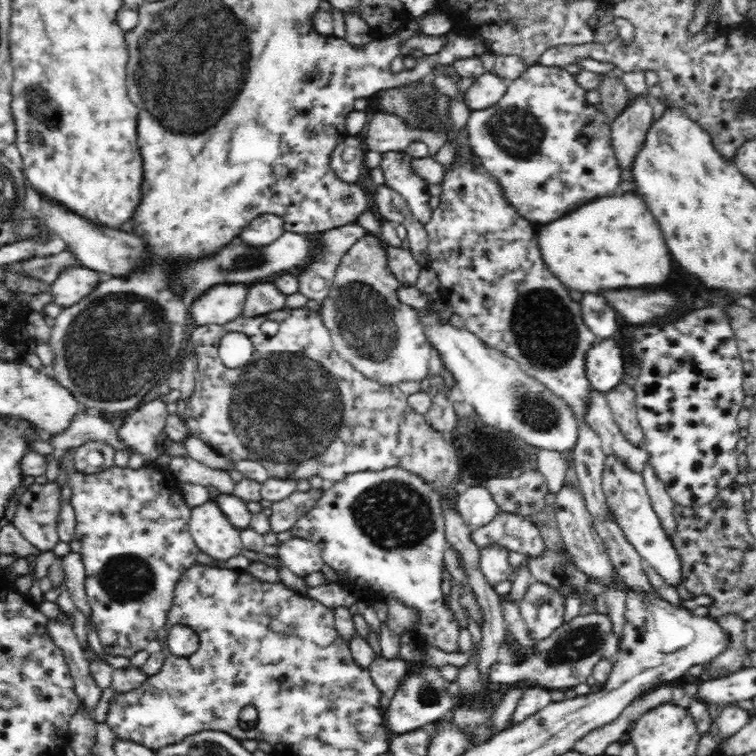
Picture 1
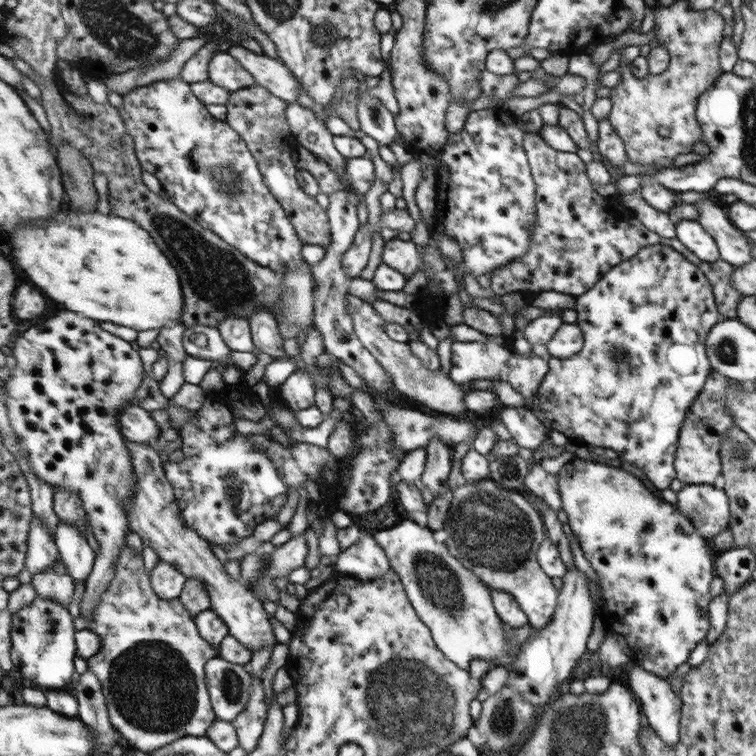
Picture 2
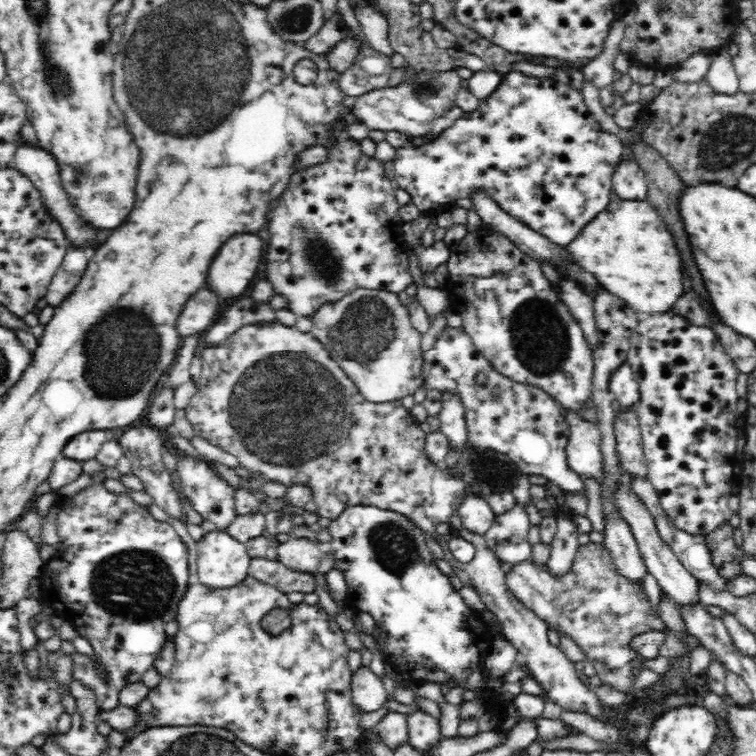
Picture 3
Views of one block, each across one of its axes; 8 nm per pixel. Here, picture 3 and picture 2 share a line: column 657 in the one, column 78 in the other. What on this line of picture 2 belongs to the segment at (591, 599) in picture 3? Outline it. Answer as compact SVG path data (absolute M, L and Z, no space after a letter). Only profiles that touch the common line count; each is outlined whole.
M124 544L116 563L115 578L102 594L102 601L94 607L92 621L84 615L76 619L78 630L92 630L104 638L100 654L87 659L88 668L102 680L109 720L134 748L150 754L182 737L202 737L217 720L206 682L208 660L219 654L219 649L208 643L199 632L198 624L178 597L164 600L158 597L148 580L142 554L132 554Z

